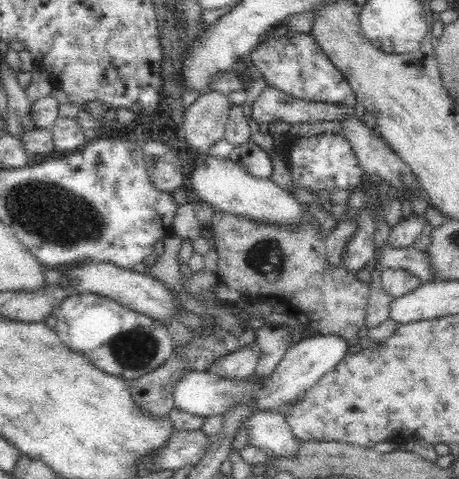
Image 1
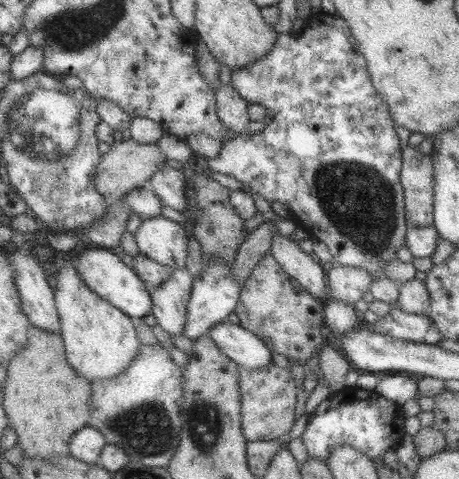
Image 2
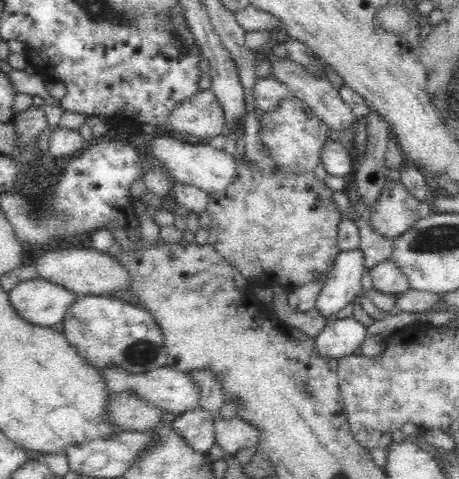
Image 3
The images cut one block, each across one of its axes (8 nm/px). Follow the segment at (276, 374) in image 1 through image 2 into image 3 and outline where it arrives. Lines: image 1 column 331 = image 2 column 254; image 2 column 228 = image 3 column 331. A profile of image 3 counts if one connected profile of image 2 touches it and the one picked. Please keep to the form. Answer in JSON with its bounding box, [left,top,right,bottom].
[316,318,368,356]

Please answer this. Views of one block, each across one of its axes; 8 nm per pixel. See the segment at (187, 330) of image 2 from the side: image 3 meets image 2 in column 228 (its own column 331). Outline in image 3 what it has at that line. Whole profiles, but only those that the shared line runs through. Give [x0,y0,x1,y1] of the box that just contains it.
[316,248,366,320]

